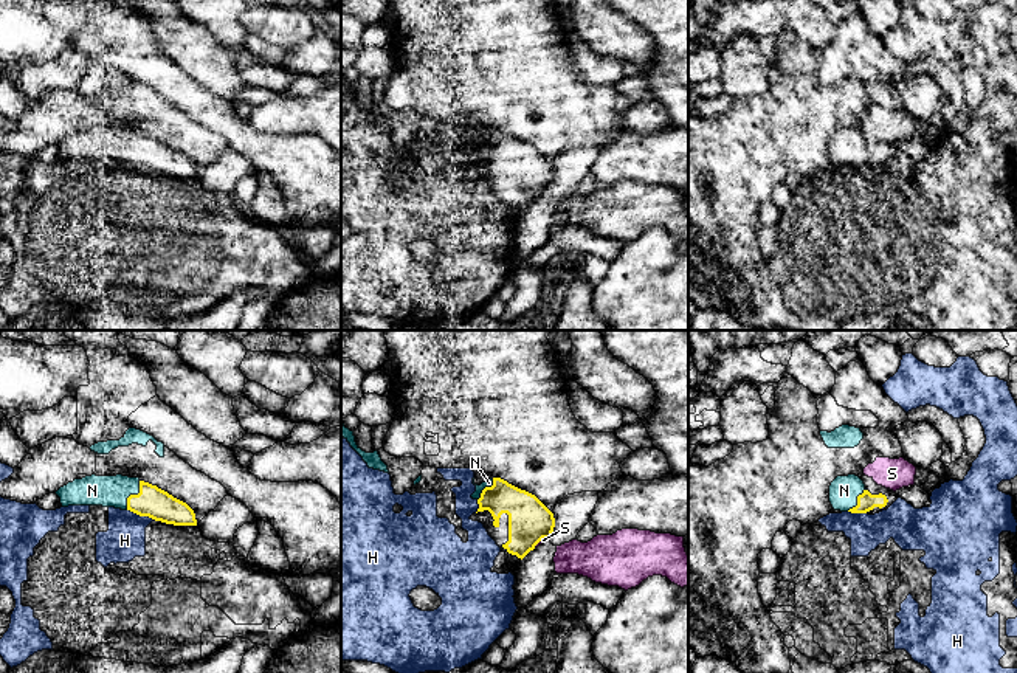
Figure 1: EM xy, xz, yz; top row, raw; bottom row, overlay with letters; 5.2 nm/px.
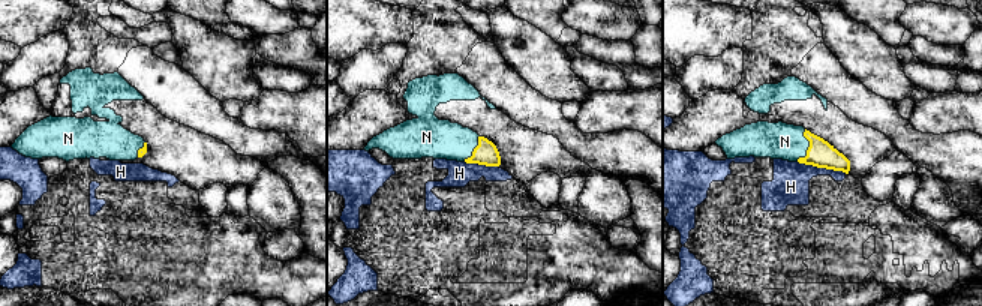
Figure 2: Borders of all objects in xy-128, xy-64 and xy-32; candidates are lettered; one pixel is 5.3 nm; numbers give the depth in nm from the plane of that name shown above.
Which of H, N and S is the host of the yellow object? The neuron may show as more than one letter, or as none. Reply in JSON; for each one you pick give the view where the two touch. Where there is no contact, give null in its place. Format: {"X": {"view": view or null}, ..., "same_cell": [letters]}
{"N": {"view": "xy"}, "same_cell": ["N"]}

